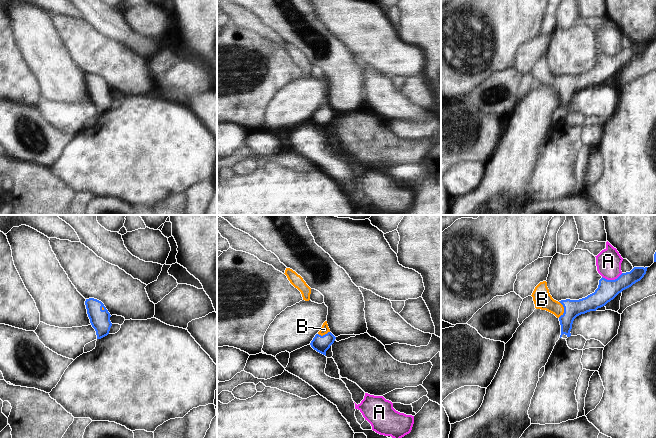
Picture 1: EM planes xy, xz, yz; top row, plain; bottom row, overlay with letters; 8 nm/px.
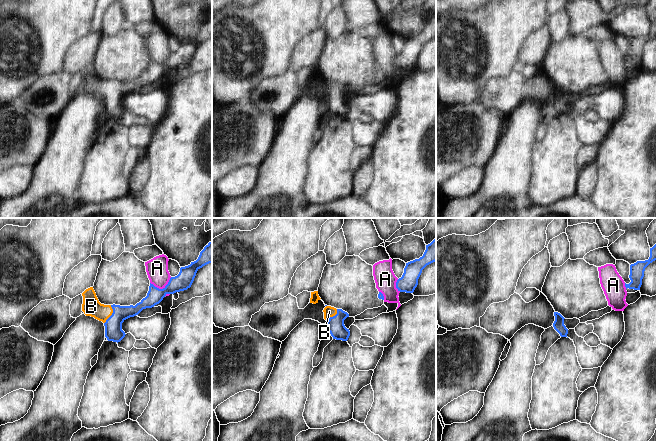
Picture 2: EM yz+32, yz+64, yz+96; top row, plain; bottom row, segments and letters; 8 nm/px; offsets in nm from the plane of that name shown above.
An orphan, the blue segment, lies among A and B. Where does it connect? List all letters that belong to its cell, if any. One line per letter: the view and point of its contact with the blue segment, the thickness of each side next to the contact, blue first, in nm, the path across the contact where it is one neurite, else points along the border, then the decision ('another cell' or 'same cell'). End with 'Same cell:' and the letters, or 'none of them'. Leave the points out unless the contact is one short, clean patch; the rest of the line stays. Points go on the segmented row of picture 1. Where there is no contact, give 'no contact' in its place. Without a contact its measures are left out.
A: meets blue in yz at (612, 280); 170 nm thick on the blue side, 200 nm on the other; border along yz (622, 273), (614, 279), (602, 277); another cell
B: meets blue in yz at (564, 309); 140 nm thick on the blue side, 150 nm on the other; runs through yz (572, 308), (564, 309), (558, 309), (542, 299); same cell
Same cell: B

